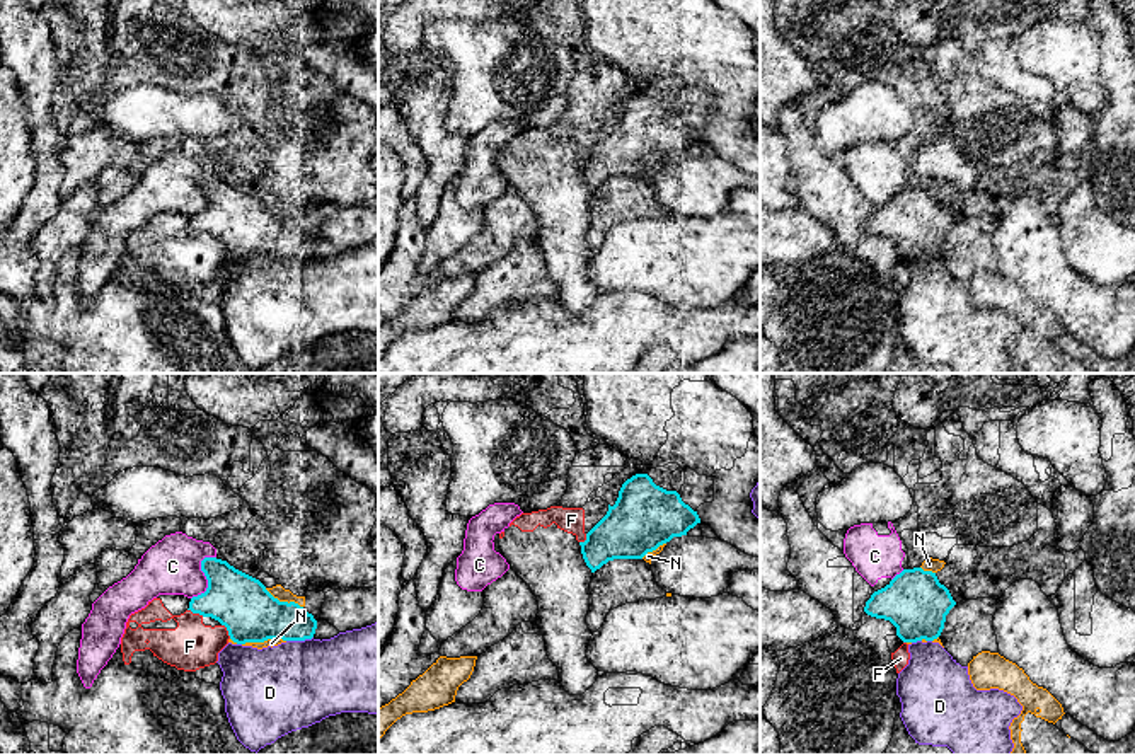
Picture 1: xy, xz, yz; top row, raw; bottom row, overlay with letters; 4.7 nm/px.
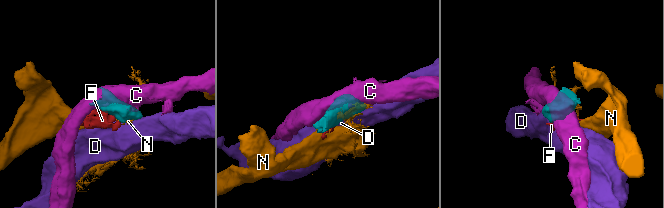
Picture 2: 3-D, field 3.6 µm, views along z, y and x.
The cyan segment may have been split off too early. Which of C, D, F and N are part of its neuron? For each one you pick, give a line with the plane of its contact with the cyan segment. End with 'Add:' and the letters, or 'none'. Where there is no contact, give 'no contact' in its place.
Add: none

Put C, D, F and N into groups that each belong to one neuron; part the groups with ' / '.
C / D / F / N

